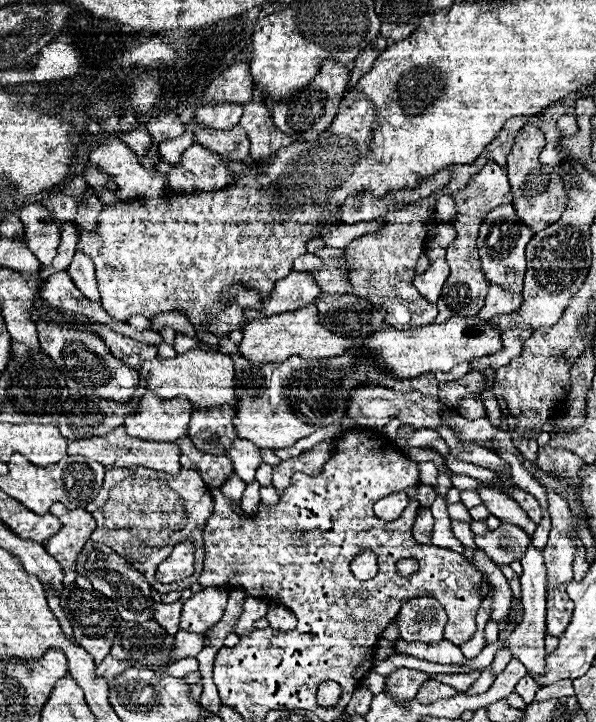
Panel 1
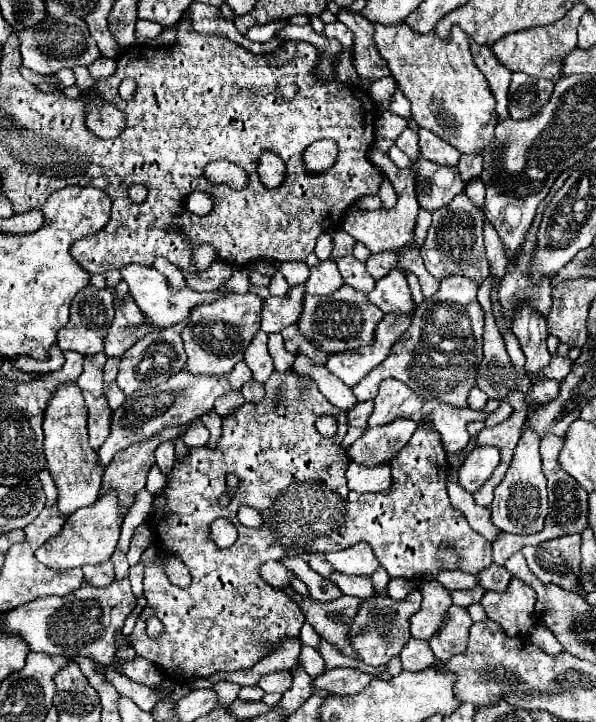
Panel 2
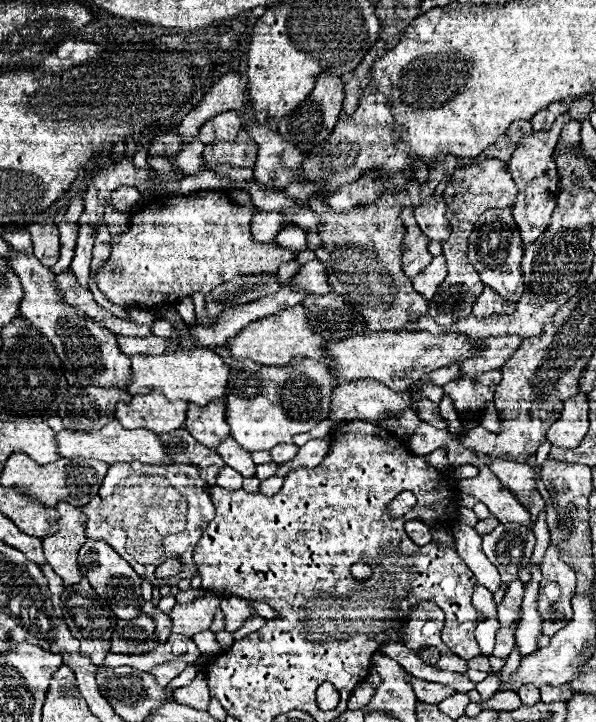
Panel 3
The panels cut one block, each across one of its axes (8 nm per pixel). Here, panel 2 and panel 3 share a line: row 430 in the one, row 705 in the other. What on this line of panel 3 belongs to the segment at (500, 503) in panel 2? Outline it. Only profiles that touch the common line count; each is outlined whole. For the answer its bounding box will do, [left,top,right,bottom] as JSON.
[518,684,540,706]

